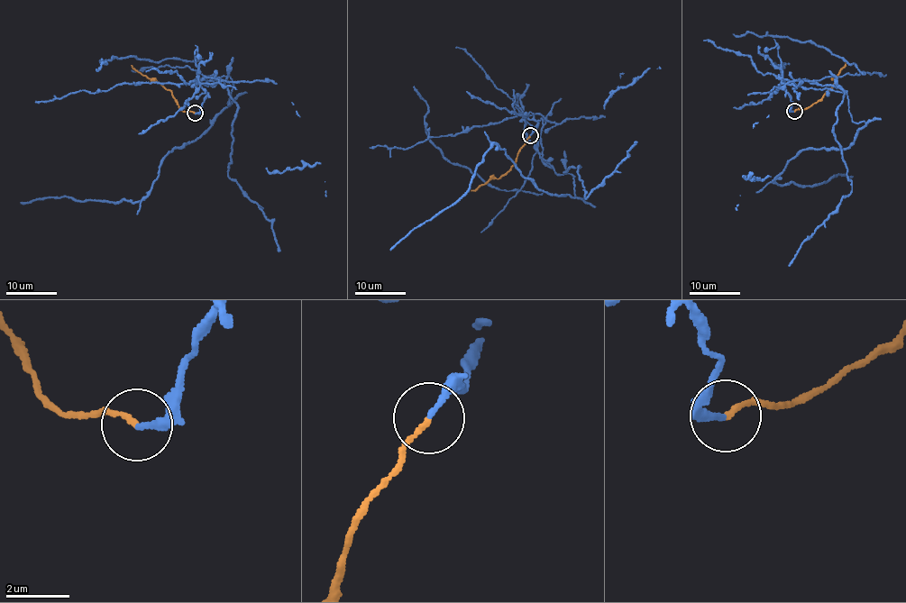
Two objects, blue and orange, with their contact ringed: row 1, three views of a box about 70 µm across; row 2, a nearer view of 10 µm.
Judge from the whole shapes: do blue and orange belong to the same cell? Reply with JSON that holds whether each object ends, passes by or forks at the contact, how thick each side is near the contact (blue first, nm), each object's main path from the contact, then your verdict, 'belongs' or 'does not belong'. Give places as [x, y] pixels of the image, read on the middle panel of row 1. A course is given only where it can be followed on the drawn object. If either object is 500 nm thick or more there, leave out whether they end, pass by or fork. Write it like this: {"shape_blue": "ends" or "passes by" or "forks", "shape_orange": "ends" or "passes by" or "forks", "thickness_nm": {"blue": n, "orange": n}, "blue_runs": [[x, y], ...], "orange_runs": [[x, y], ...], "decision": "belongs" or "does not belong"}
{"shape_blue": "ends", "shape_orange": "ends", "thickness_nm": {"blue": 180, "orange": 140}, "blue_runs": [[530, 136], [536, 123], [526, 121], [578, 197], [543, 191], [491, 145], [470, 187], [390, 251]], "orange_runs": [[530, 136], [510, 169], [471, 191]], "decision": "does not belong"}

